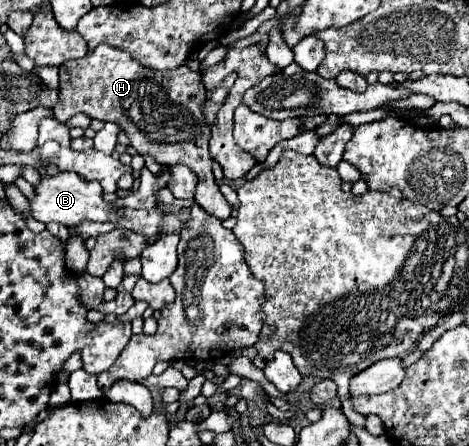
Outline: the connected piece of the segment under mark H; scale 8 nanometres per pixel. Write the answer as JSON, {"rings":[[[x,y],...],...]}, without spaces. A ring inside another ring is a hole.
{"rings":[[[103,43],[85,57],[59,67],[59,101],[53,107],[53,113],[61,123],[75,113],[117,123],[139,155],[151,155],[163,167],[189,167],[199,179],[195,201],[217,219],[225,219],[231,215],[231,209],[211,173],[211,125],[205,123],[203,103],[205,87],[197,71],[191,71],[187,65],[179,65],[171,71],[153,71],[141,67],[141,63],[127,51]]]}

